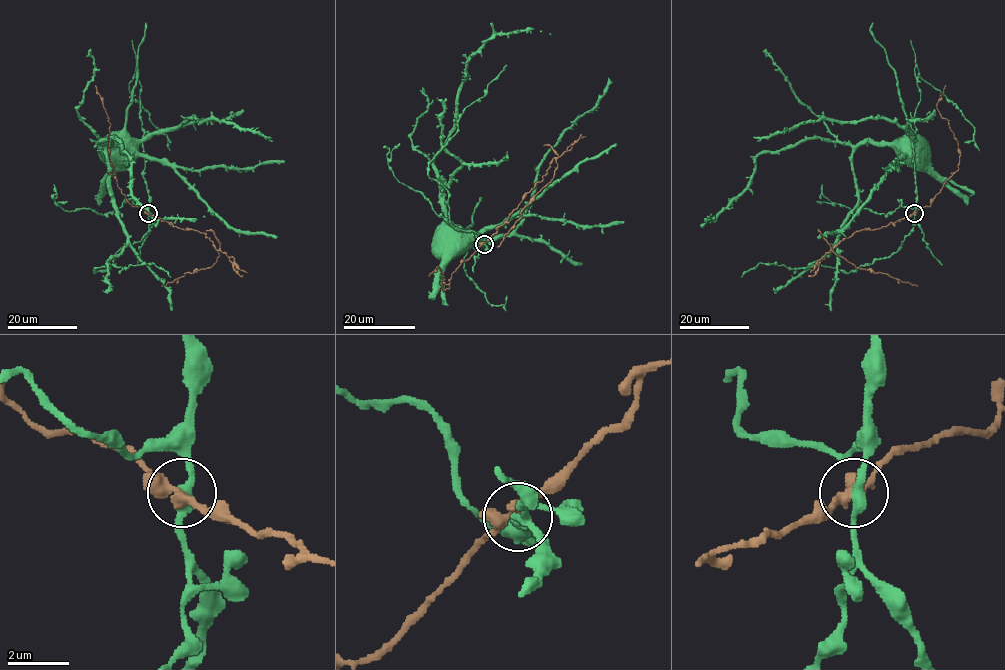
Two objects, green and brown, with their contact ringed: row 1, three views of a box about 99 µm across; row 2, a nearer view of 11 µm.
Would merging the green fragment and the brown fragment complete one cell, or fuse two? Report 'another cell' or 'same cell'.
another cell

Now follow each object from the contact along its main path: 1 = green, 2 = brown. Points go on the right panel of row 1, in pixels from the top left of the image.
1: (914, 213), (917, 190), (912, 143), (904, 136), (908, 137)
2: (914, 213), (882, 228), (857, 230), (831, 249), (855, 267), (917, 286)

